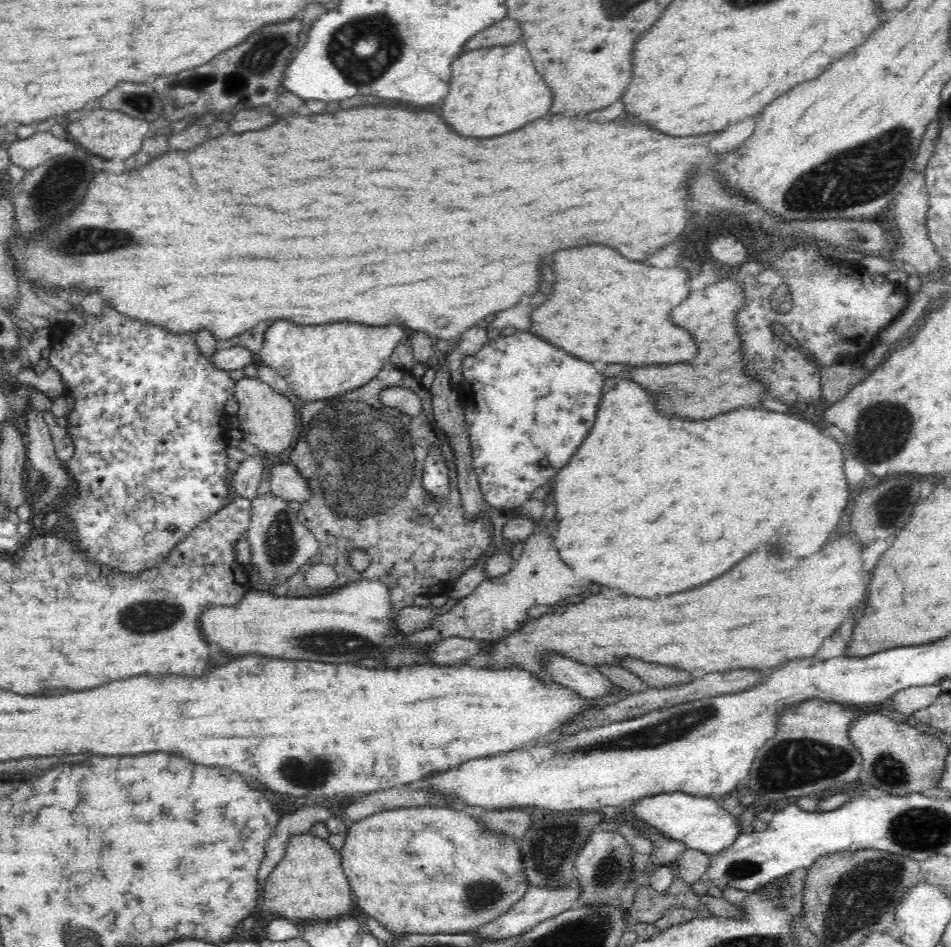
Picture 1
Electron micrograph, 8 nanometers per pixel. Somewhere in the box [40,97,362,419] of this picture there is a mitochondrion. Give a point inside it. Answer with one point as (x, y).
(70, 240)

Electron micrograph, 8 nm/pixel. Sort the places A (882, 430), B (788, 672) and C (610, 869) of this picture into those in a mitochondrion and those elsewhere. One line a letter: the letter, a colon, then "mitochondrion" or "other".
A: mitochondrion
B: other
C: mitochondrion

